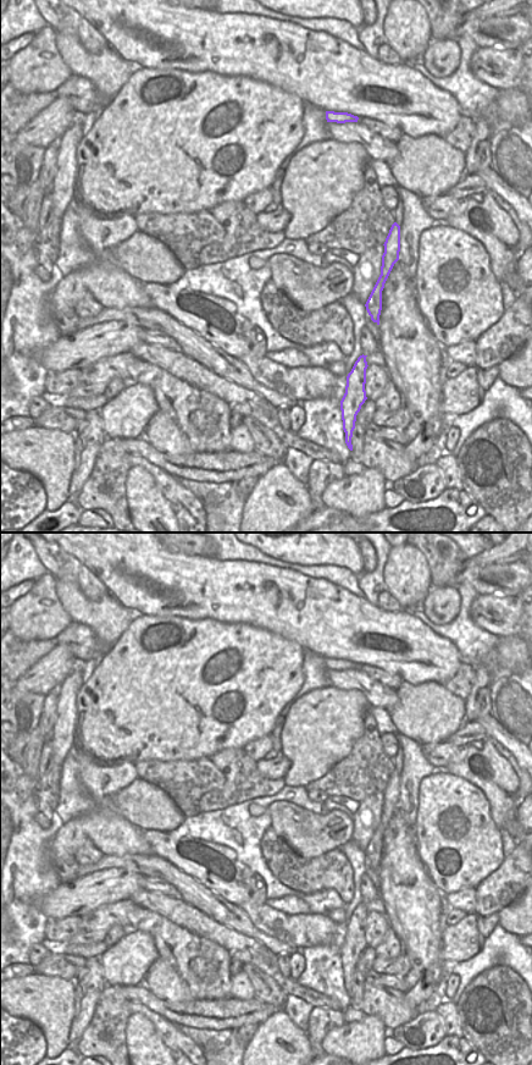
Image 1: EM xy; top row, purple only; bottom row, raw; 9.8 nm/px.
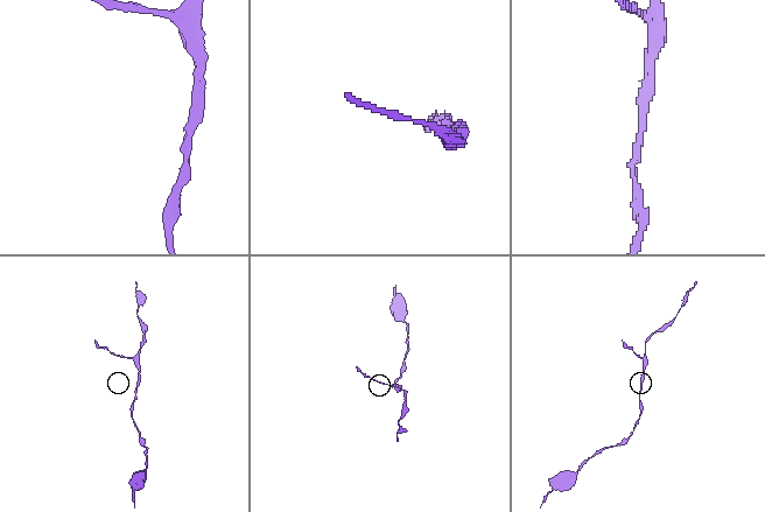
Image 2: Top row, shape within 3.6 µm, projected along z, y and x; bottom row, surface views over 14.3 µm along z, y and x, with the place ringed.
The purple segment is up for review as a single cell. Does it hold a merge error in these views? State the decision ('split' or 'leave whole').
leave whole

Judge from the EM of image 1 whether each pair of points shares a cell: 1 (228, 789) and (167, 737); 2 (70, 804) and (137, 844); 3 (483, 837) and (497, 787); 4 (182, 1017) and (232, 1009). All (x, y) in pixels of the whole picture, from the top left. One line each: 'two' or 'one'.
1: two
2: two
3: two
4: one

